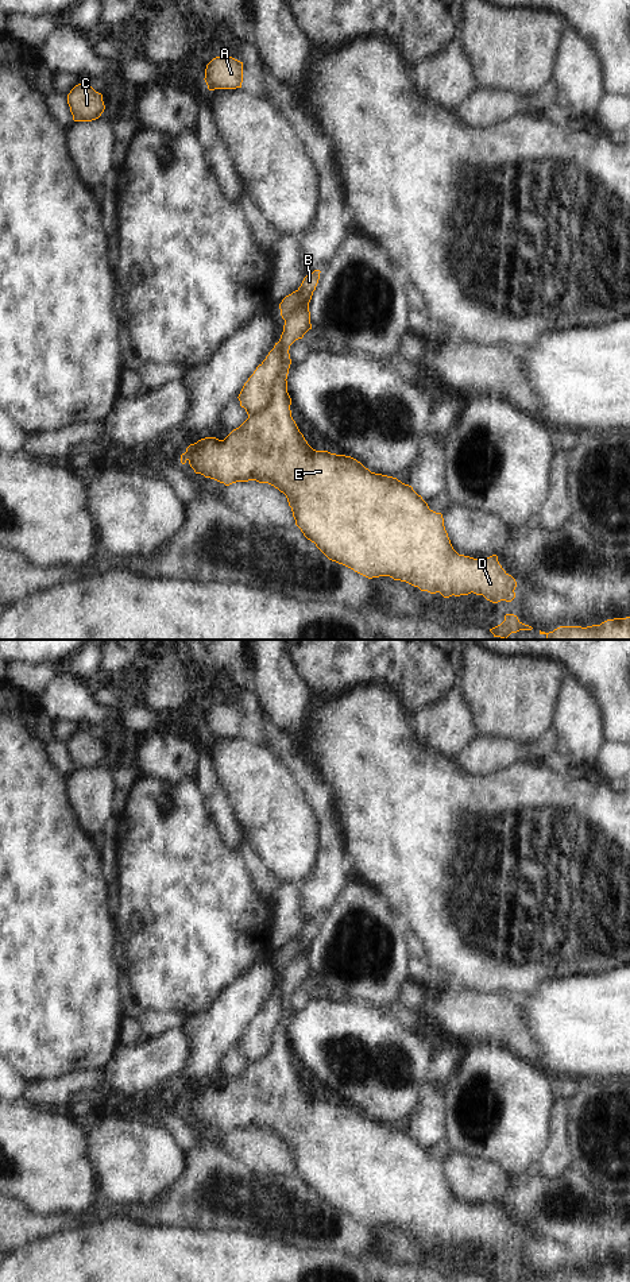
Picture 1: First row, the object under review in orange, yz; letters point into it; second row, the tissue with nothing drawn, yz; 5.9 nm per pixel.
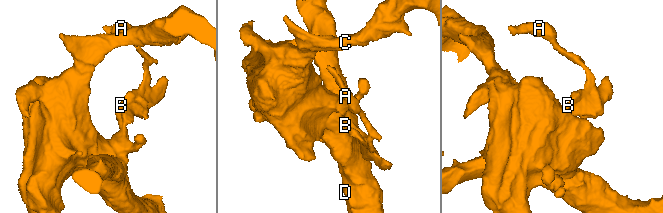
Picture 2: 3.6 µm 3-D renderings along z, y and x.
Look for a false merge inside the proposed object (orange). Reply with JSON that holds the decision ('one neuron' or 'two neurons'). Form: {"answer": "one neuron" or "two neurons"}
{"answer": "two neurons"}

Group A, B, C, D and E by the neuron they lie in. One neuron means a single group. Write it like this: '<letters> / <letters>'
A B D E / C

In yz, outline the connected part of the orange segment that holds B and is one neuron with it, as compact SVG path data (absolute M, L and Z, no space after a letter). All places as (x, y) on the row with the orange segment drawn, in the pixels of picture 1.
M314 270L304 278L297 290L298 304L283 325L283 332L279 339L283 362L270 403L256 414L248 416L248 418L224 440L205 437L190 444L186 452L181 455L181 463L185 464L188 462L196 474L214 479L225 486L248 480L274 486L286 495L295 525L308 540L314 542L329 560L343 564L368 579L390 576L394 580L406 582L418 587L421 591L430 594L440 592L444 598L474 592L483 595L492 603L500 601L511 602L515 598L514 590L517 582L502 568L498 556L492 555L484 559L474 559L459 555L451 544L444 526L442 514L430 510L428 503L411 486L402 483L397 478L371 472L351 456L316 451L299 432L291 417L291 398L287 393L286 379L291 364L289 350L295 340L302 339L304 335L312 329L309 302L318 283L320 273L320 270Z

